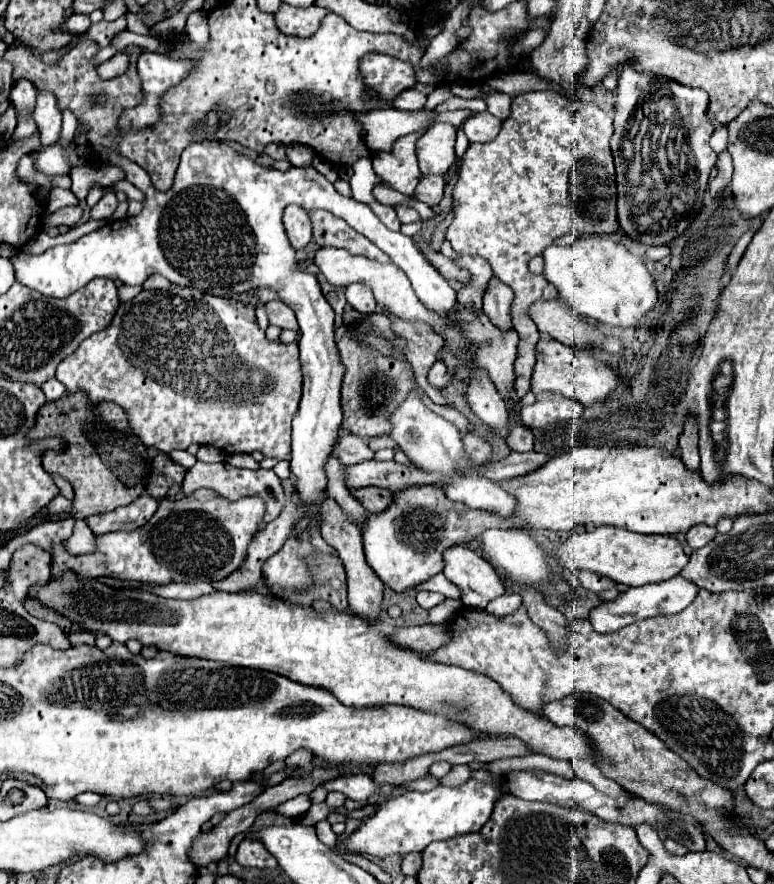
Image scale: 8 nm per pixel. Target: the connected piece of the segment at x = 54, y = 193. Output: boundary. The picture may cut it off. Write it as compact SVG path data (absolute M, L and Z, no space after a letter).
M52 188L52 190L50 190L50 196L52 196L52 204L48 204L48 208L50 208L52 212L56 212L58 208L64 208L64 206L76 206L76 204L78 204L76 196L74 196L70 190Z

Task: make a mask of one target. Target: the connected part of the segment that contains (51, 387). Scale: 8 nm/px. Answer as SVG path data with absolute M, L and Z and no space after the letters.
M52 378L50 382L46 382L46 384L42 386L42 392L46 394L46 400L48 400L48 402L56 402L56 400L64 398L66 388L62 388L62 384L58 384L56 378Z

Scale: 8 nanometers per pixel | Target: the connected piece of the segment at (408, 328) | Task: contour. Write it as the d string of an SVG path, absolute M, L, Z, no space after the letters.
M392 318L392 328L398 336L406 340L406 358L414 368L418 388L436 404L448 404L440 390L432 388L426 380L426 372L438 360L438 352L444 344L442 336L426 328L426 324L410 324L398 318Z

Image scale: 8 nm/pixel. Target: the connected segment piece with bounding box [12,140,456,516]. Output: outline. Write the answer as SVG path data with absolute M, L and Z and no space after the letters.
M194 142L182 152L178 186L172 186L168 196L162 196L154 190L148 173L132 160L124 158L116 148L102 148L100 162L122 168L126 180L144 192L142 212L134 218L114 220L110 226L102 226L72 244L50 248L38 256L18 252L12 258L16 278L24 286L50 298L68 298L94 278L110 278L130 286L142 286L152 274L162 274L178 286L192 286L200 292L224 298L260 288L274 290L278 300L296 312L300 326L298 346L304 390L300 408L292 420L290 470L296 476L298 494L304 502L312 504L308 516L318 516L318 504L326 498L324 464L338 440L342 422L340 384L344 368L334 342L334 310L322 296L316 276L298 270L300 262L296 250L290 246L282 224L284 208L288 204L298 204L304 210L322 208L346 220L406 272L420 302L438 314L454 312L454 288L438 270L434 270L410 236L388 230L368 204L340 196L312 166L290 168L286 172L266 170L224 142Z

